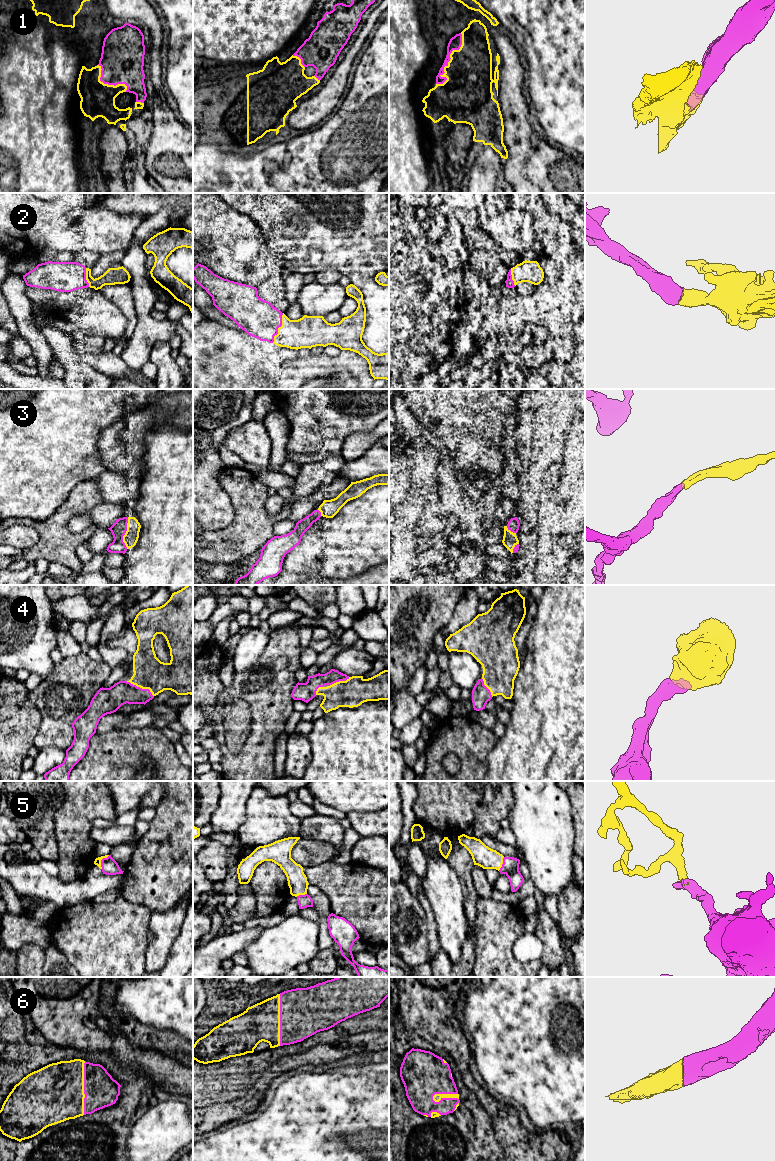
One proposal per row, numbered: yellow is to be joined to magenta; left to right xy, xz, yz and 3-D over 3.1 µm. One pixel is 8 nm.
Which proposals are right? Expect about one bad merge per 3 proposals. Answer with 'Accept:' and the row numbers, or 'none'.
Accept: 1, 2, 3, 4, 5, 6

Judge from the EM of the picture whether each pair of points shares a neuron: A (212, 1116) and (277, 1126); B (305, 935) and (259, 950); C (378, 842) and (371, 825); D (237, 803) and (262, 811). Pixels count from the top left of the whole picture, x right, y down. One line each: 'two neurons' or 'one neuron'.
A: two neurons
B: one neuron
C: two neurons
D: two neurons

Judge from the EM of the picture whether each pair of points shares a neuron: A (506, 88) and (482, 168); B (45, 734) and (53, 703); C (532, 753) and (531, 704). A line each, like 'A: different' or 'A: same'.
A: different
B: same
C: same

